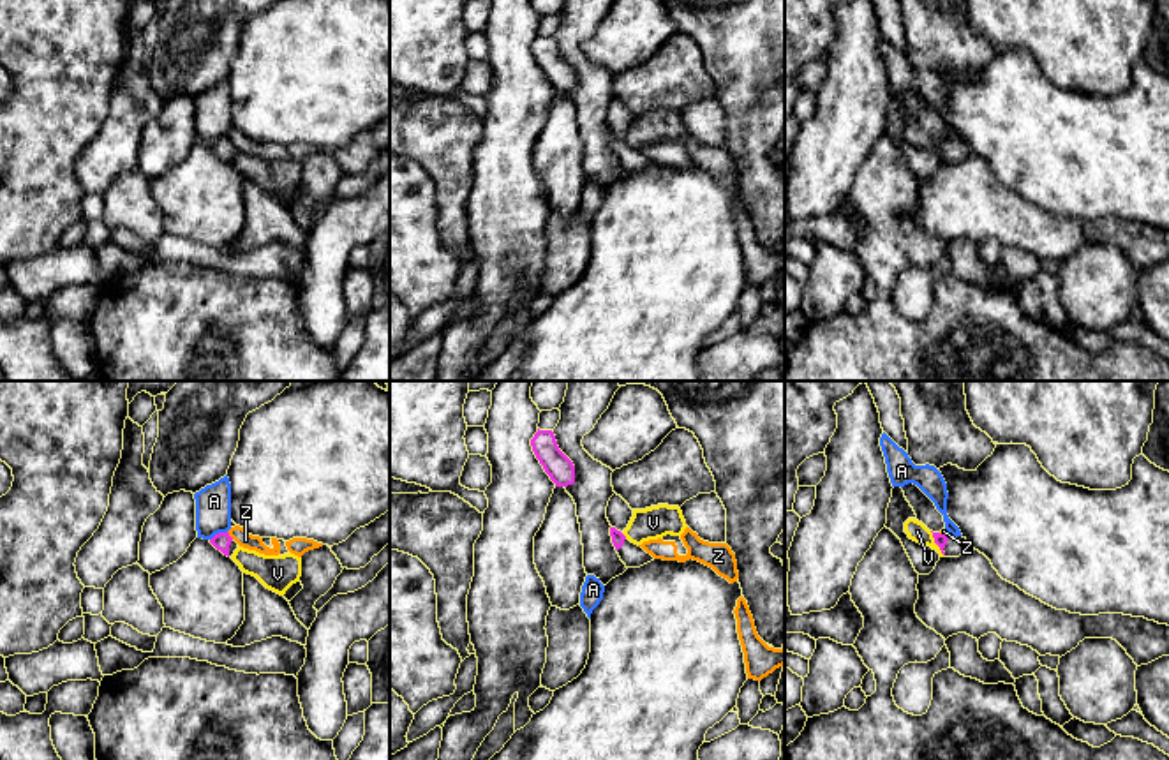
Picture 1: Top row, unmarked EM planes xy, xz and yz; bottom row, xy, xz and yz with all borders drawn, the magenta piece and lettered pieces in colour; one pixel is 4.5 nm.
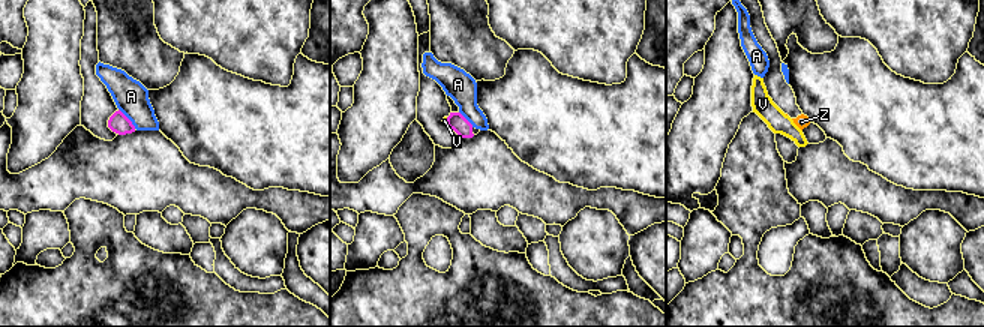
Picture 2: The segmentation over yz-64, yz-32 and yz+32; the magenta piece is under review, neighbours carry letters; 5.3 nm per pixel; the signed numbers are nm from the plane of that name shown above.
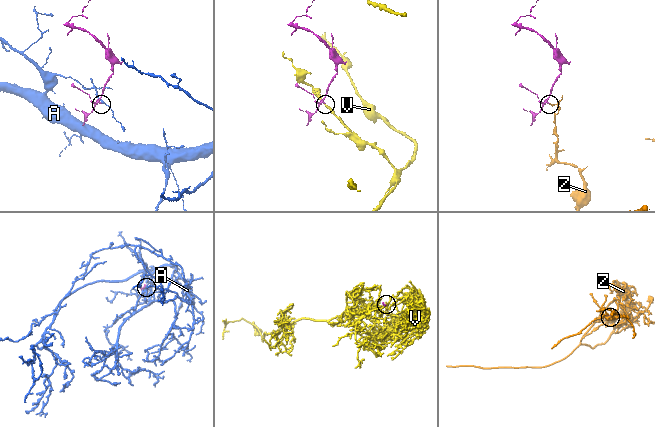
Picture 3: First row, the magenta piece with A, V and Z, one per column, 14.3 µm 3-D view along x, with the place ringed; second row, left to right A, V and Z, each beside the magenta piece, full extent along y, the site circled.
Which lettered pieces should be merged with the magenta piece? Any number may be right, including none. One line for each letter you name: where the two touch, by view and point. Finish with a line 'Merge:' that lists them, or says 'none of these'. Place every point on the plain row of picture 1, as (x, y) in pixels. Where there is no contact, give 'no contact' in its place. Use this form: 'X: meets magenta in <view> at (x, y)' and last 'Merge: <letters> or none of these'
Merge: none of these

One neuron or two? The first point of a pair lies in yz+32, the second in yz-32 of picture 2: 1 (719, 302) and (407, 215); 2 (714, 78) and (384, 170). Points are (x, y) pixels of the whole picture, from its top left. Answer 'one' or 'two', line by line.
1: one
2: two

